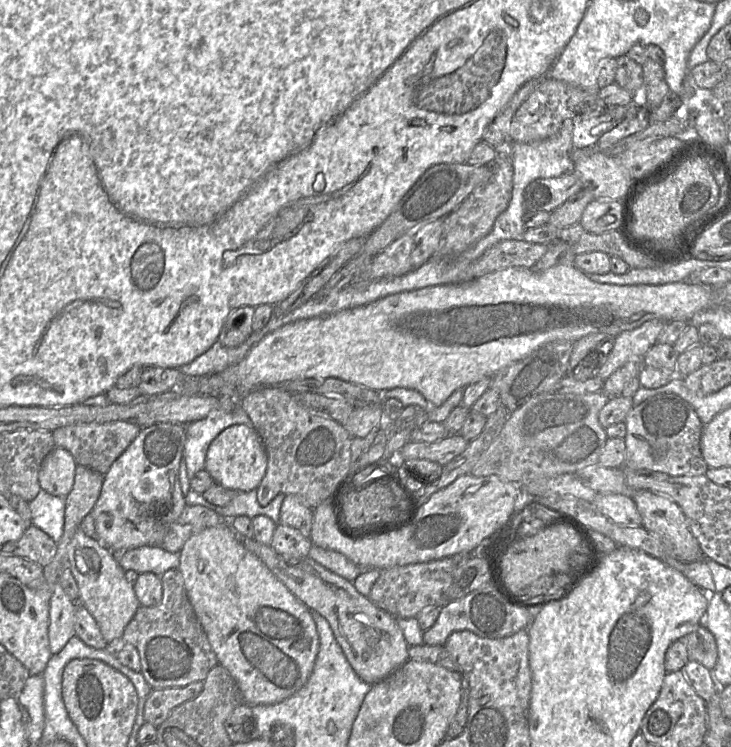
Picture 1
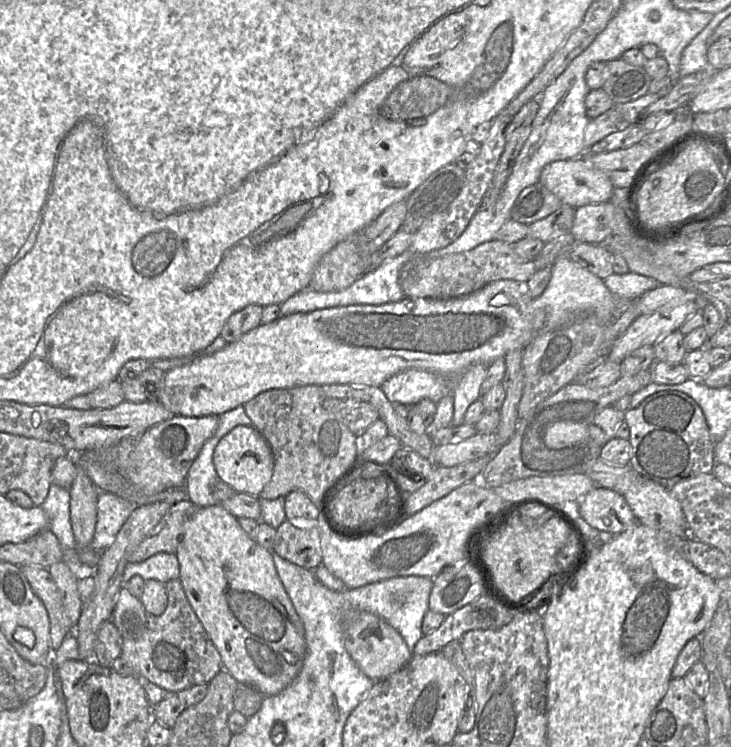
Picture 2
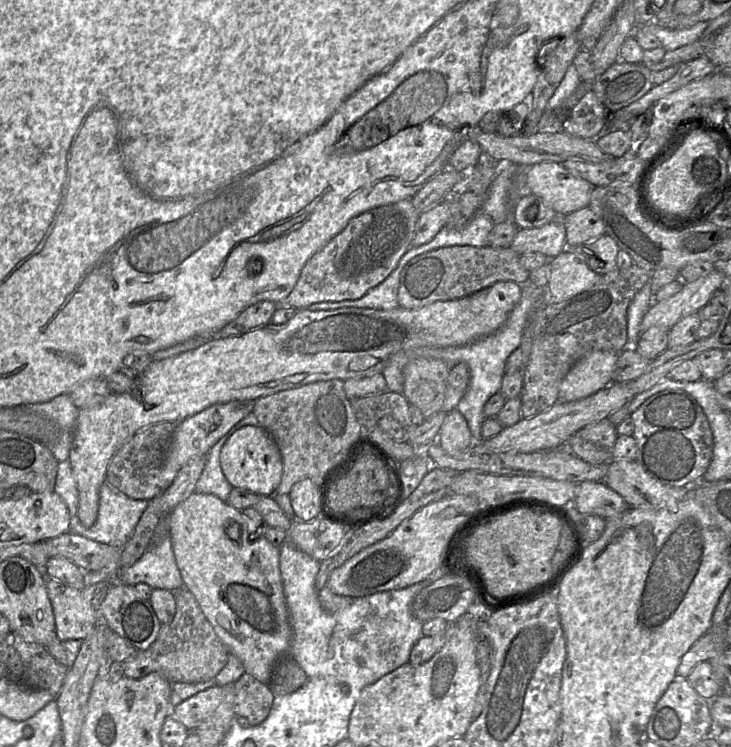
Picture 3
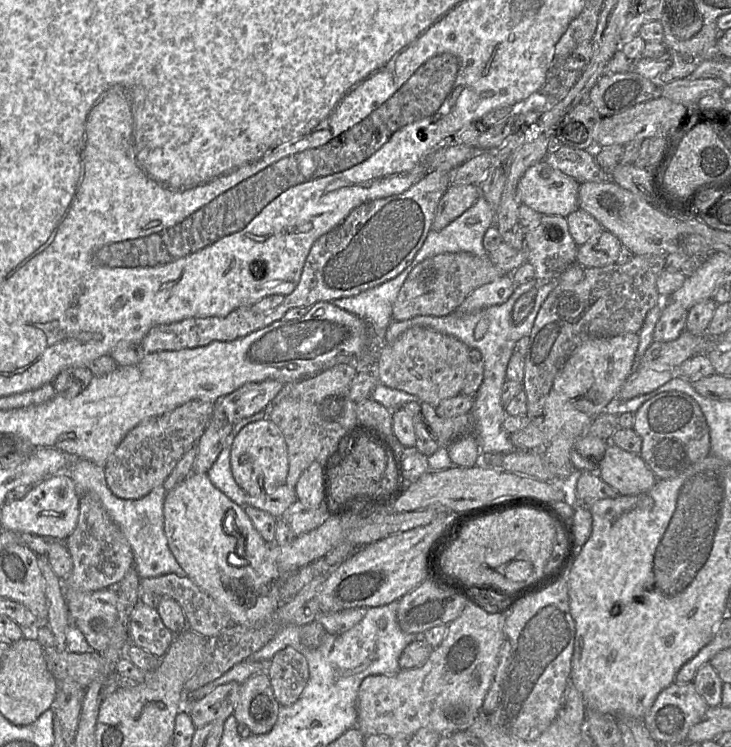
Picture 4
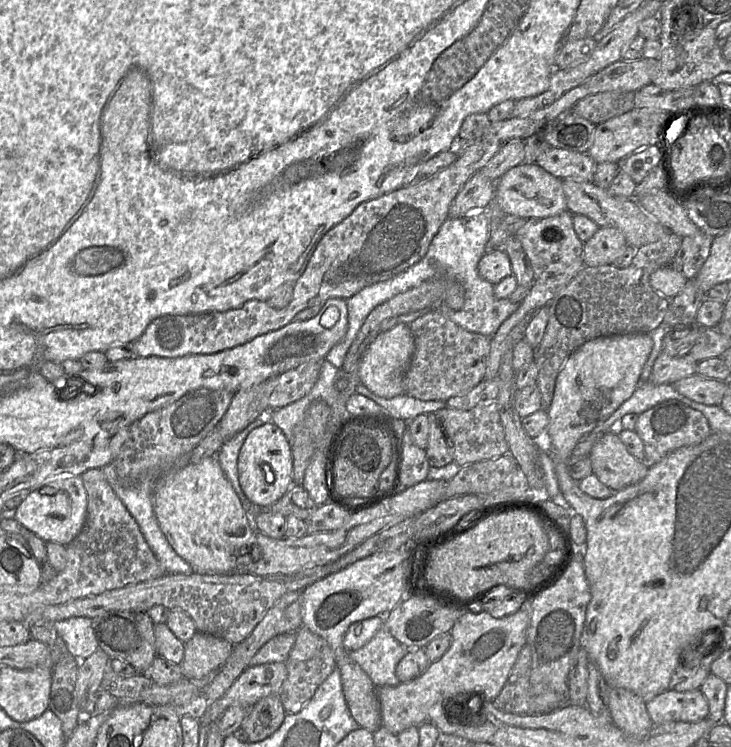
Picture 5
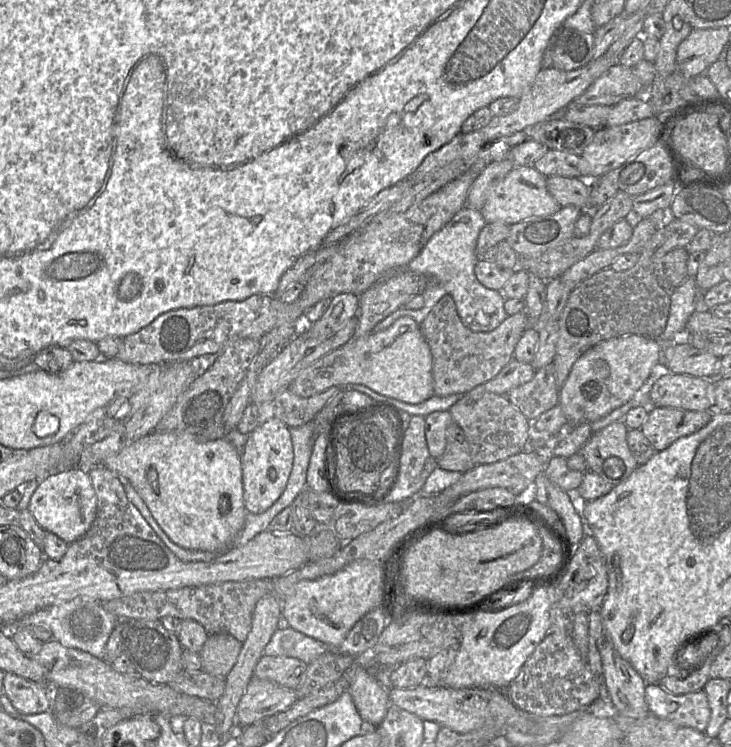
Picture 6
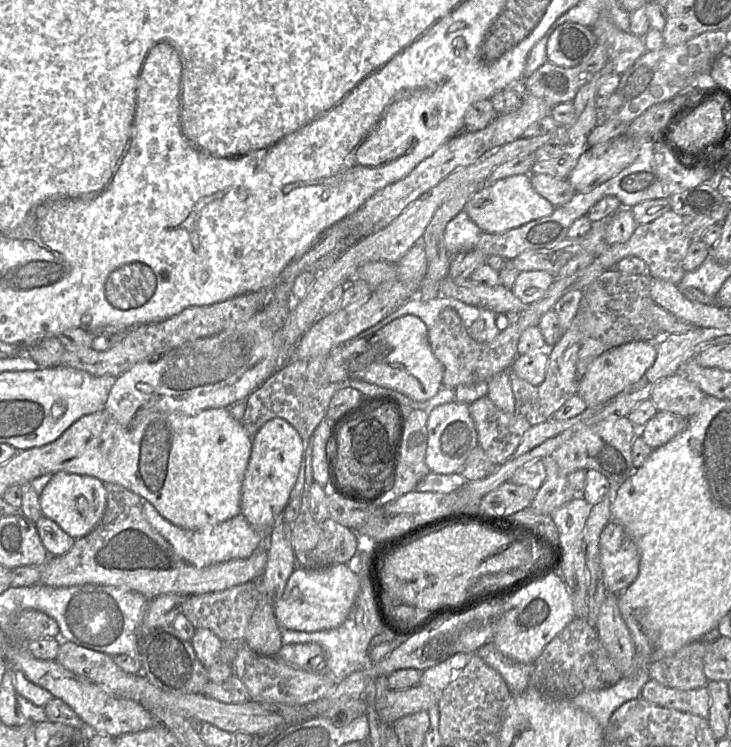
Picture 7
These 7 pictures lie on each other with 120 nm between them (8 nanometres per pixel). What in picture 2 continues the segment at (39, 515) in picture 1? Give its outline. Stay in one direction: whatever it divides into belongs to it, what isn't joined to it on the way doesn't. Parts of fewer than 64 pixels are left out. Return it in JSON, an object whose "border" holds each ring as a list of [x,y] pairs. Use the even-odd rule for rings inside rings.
{"border":[[[52,483],[45,501],[40,506],[48,521],[50,530],[58,539],[62,550],[74,549],[77,543],[70,523],[70,492]]]}

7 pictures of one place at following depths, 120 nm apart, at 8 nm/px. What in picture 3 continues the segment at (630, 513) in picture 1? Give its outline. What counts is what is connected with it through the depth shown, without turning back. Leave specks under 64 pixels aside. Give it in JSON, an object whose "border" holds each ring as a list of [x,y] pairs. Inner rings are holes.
{"border":[[[584,481],[576,484],[574,506],[583,515],[594,514],[603,519],[629,508],[624,499],[604,481]]]}

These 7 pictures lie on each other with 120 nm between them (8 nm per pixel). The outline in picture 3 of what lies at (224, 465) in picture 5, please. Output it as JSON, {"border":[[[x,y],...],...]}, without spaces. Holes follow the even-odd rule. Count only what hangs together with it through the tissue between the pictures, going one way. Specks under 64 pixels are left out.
{"border":[[[251,412],[235,424],[220,440],[215,443],[206,454],[206,464],[200,478],[195,485],[196,493],[212,494],[227,502],[232,485],[224,476],[220,466],[220,452],[227,439],[240,427],[245,425],[258,425],[258,420]]]}

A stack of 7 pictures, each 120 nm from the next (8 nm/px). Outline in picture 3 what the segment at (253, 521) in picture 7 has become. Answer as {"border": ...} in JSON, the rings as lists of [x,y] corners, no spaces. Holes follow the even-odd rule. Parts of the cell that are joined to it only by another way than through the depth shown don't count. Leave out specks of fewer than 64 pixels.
{"border":[[[245,425],[237,429],[220,452],[222,472],[232,487],[258,495],[273,496],[280,484],[283,461],[280,449],[272,436],[259,425]]]}

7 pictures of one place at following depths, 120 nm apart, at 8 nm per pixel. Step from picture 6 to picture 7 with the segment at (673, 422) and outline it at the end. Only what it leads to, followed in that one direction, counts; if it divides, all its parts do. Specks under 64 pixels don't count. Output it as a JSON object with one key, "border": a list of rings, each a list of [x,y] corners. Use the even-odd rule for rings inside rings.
{"border":[[[658,411],[641,429],[639,434],[653,450],[669,442],[681,433],[688,424],[688,418],[678,414]]]}

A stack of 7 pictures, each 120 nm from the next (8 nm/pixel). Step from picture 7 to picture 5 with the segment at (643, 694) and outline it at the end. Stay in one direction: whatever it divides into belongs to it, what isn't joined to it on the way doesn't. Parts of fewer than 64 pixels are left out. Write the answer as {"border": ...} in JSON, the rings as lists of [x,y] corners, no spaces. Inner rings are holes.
{"border":[[[668,689],[645,702],[653,724],[698,722],[709,715],[709,705],[700,689],[677,692]]]}

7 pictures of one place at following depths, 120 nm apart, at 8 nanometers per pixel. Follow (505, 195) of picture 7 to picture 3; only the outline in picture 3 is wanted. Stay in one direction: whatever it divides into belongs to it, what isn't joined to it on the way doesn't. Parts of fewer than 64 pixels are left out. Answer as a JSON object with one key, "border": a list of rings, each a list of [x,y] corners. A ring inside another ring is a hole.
{"border":[[[542,162],[527,169],[526,189],[559,217],[589,206],[595,186],[557,162]]]}

